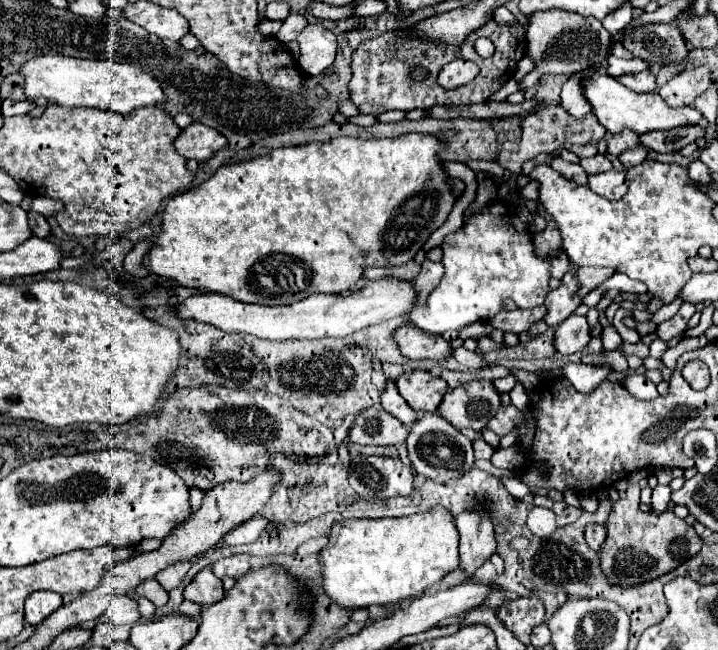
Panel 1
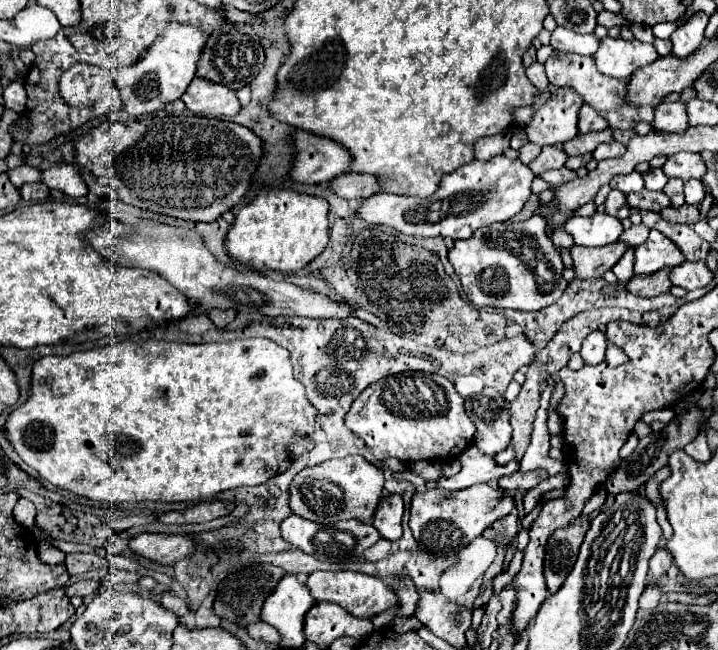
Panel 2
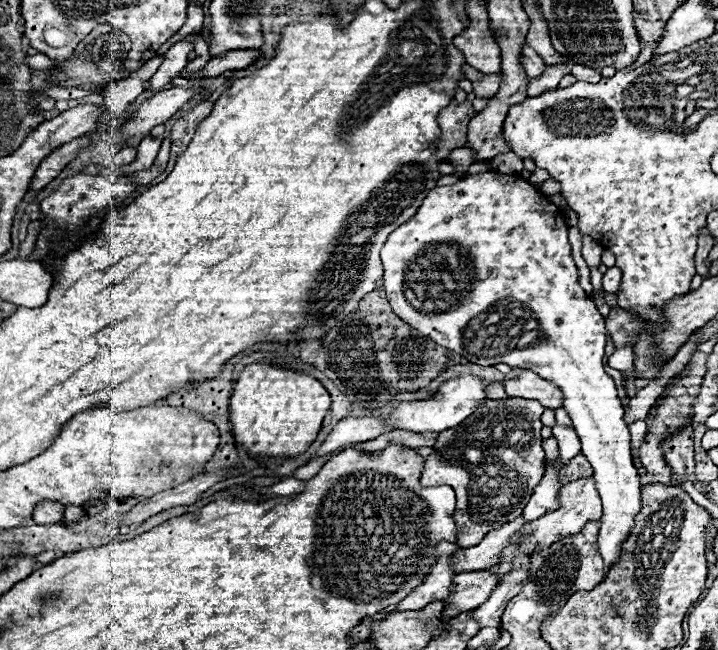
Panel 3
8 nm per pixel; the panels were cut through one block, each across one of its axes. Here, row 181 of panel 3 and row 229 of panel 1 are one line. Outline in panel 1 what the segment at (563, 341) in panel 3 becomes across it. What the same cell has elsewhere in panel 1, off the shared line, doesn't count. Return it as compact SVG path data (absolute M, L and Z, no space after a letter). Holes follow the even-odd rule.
M496 200L478 214L464 216L462 228L444 238L442 250L446 276L442 276L426 304L416 306L408 314L408 322L422 332L442 336L448 330L458 330L478 320L488 322L502 310L506 298L512 298L518 308L536 308L544 304L550 292L548 260L536 258L532 234L520 222L510 202Z

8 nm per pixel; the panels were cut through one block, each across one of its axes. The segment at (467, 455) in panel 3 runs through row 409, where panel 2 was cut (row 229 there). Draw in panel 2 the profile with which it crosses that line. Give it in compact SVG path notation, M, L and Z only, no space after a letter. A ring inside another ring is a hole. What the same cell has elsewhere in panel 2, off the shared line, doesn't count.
M532 216L524 222L496 222L476 230L468 240L456 240L448 260L474 306L538 312L562 296L568 286L562 278L564 264L544 228L546 220ZM506 246L520 246L520 256L512 254Z

